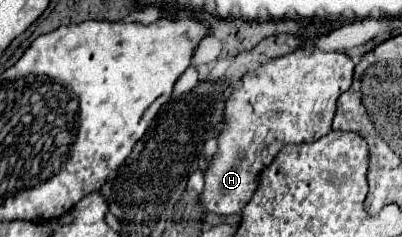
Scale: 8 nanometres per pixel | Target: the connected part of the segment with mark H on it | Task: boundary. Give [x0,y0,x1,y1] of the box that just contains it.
[200,49,354,215]

